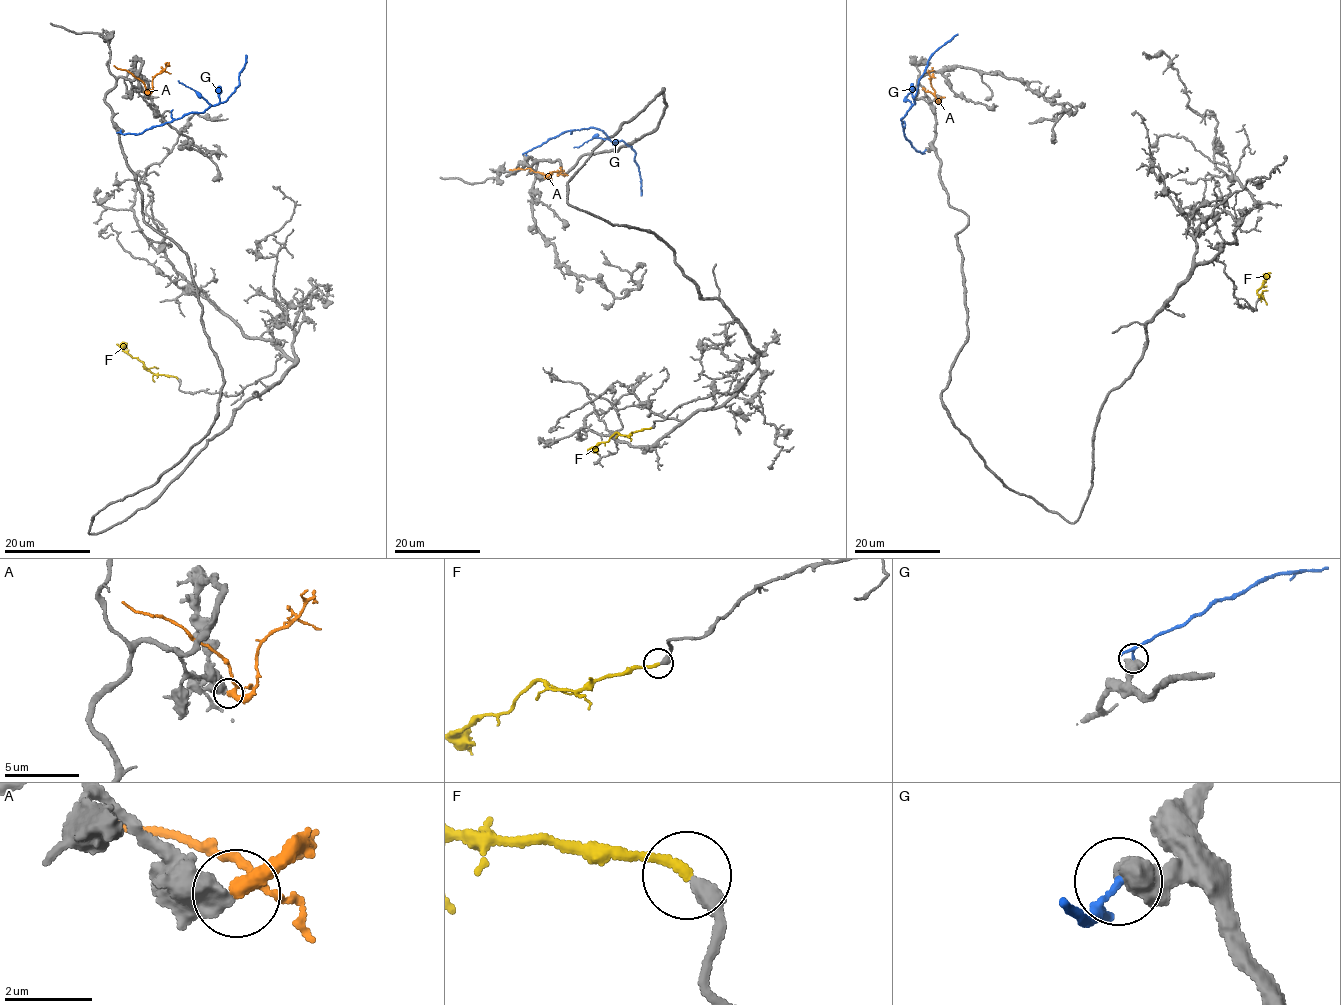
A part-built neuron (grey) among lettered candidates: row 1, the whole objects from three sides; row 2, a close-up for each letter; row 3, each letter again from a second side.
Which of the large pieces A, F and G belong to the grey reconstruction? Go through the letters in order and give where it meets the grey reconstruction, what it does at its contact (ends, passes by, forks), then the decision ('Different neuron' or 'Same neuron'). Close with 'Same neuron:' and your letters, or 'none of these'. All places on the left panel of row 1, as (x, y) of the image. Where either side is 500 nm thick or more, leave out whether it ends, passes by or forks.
A: Touches grey at (144, 92). Different neuron
F: Touches grey at (177, 378). It ends there. Same neuron
G: Touches grey at (121, 130). Different neuron
Same neuron: F

